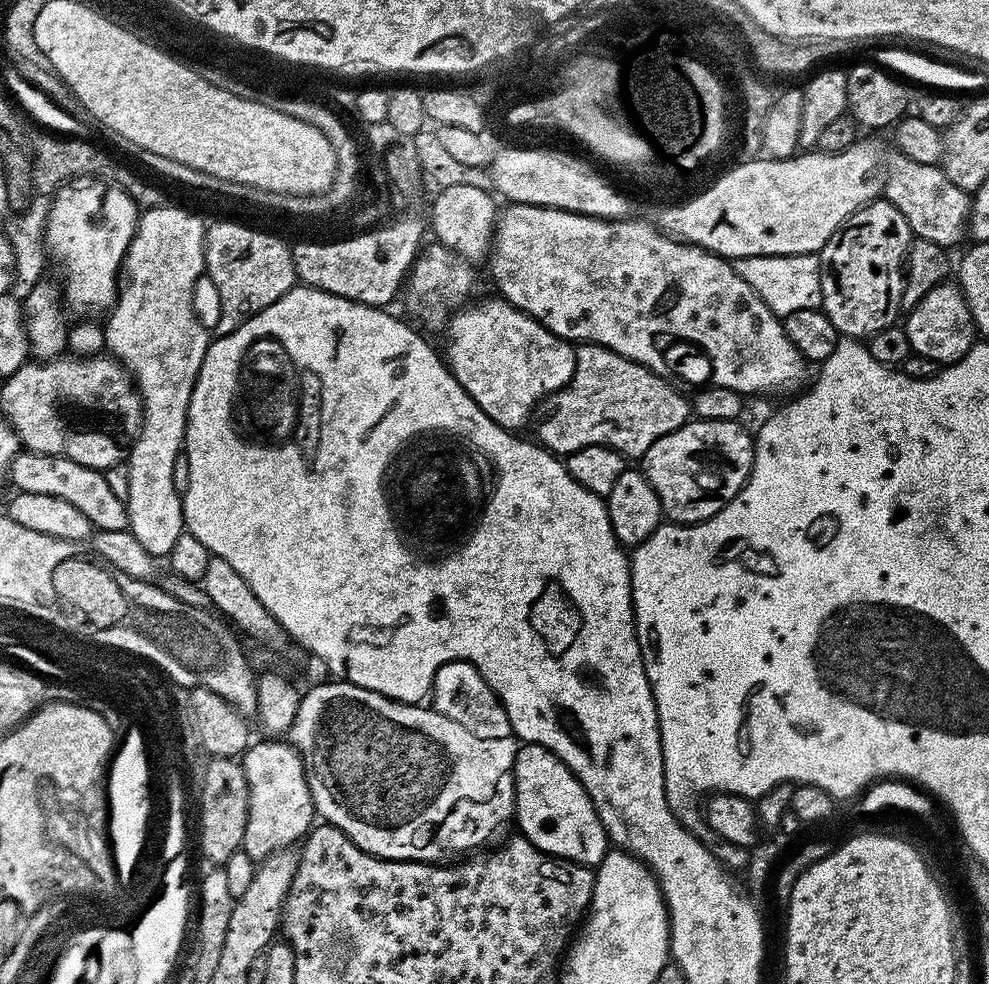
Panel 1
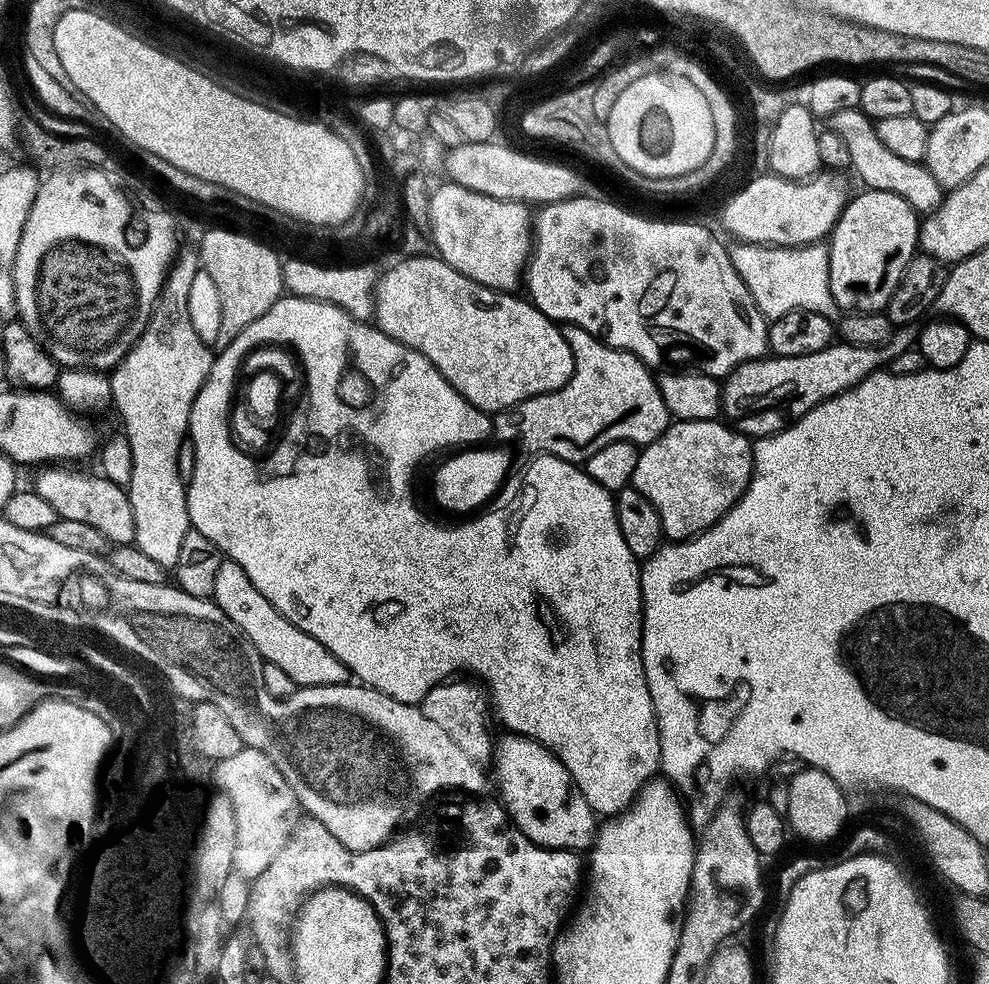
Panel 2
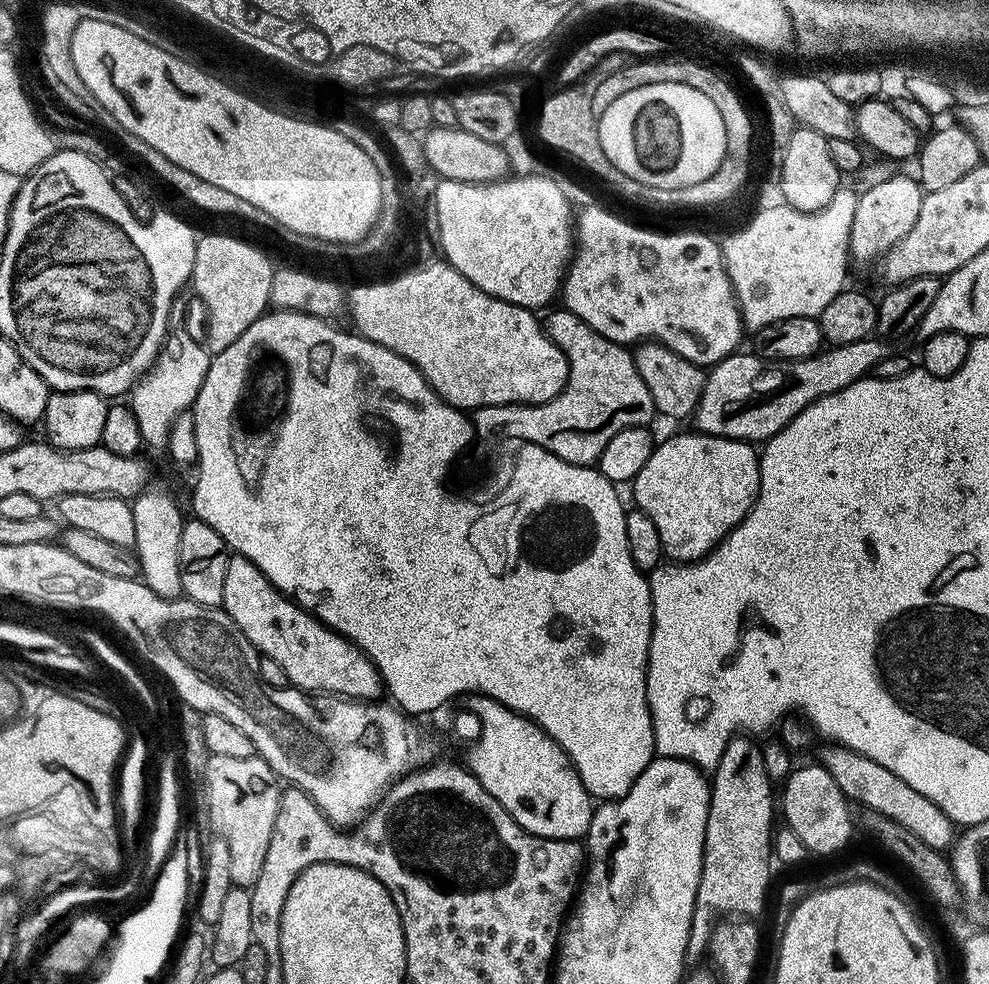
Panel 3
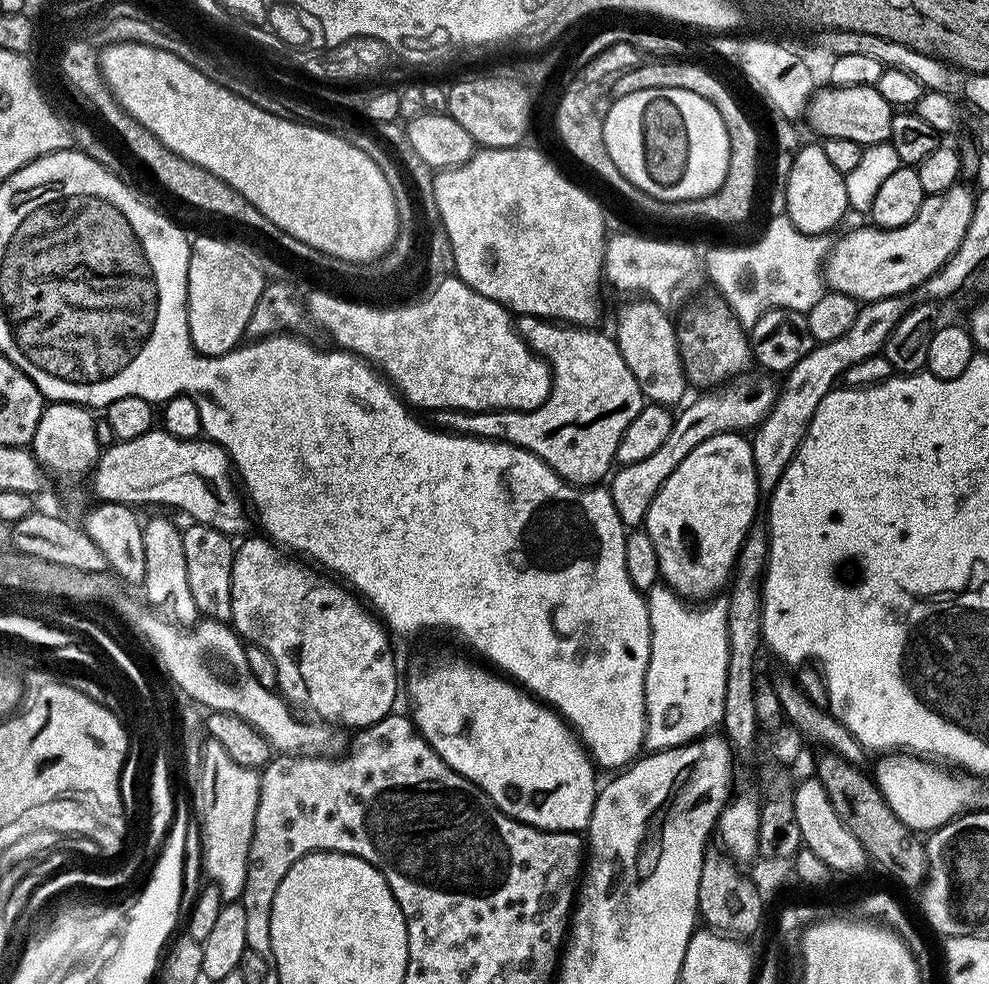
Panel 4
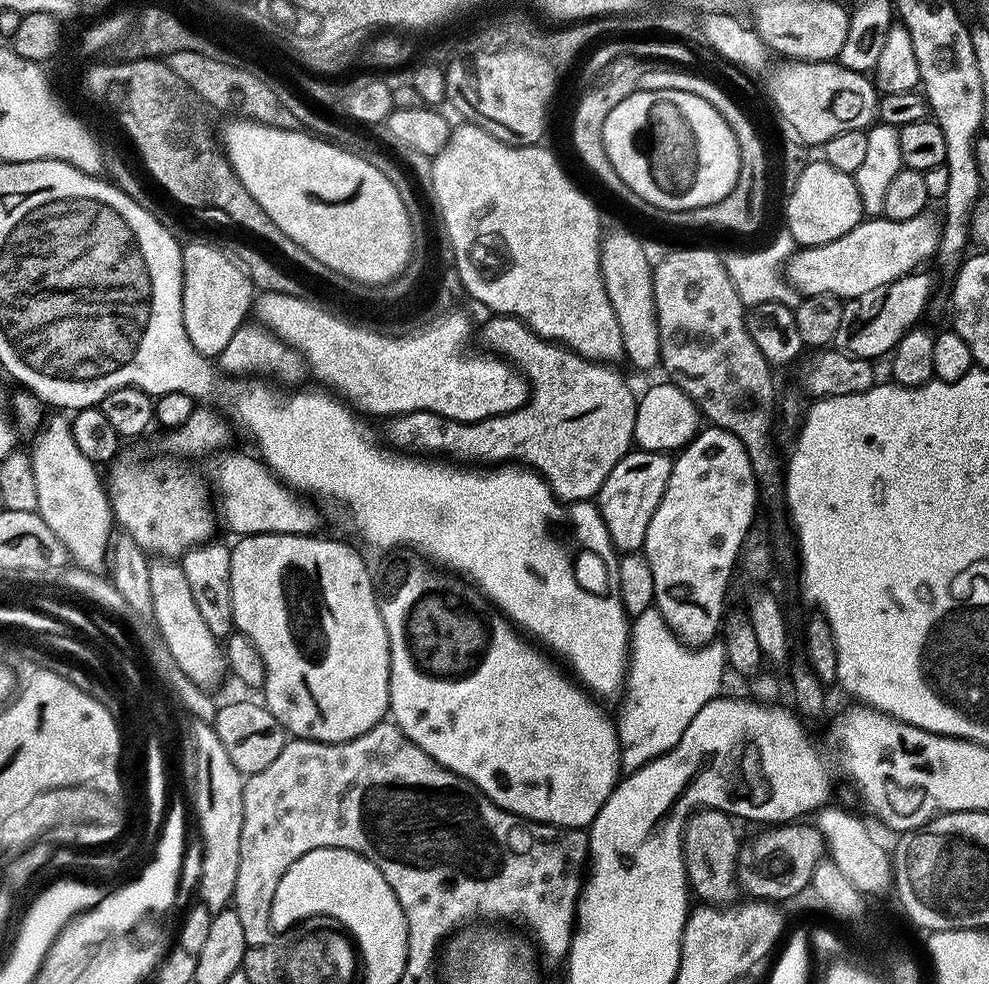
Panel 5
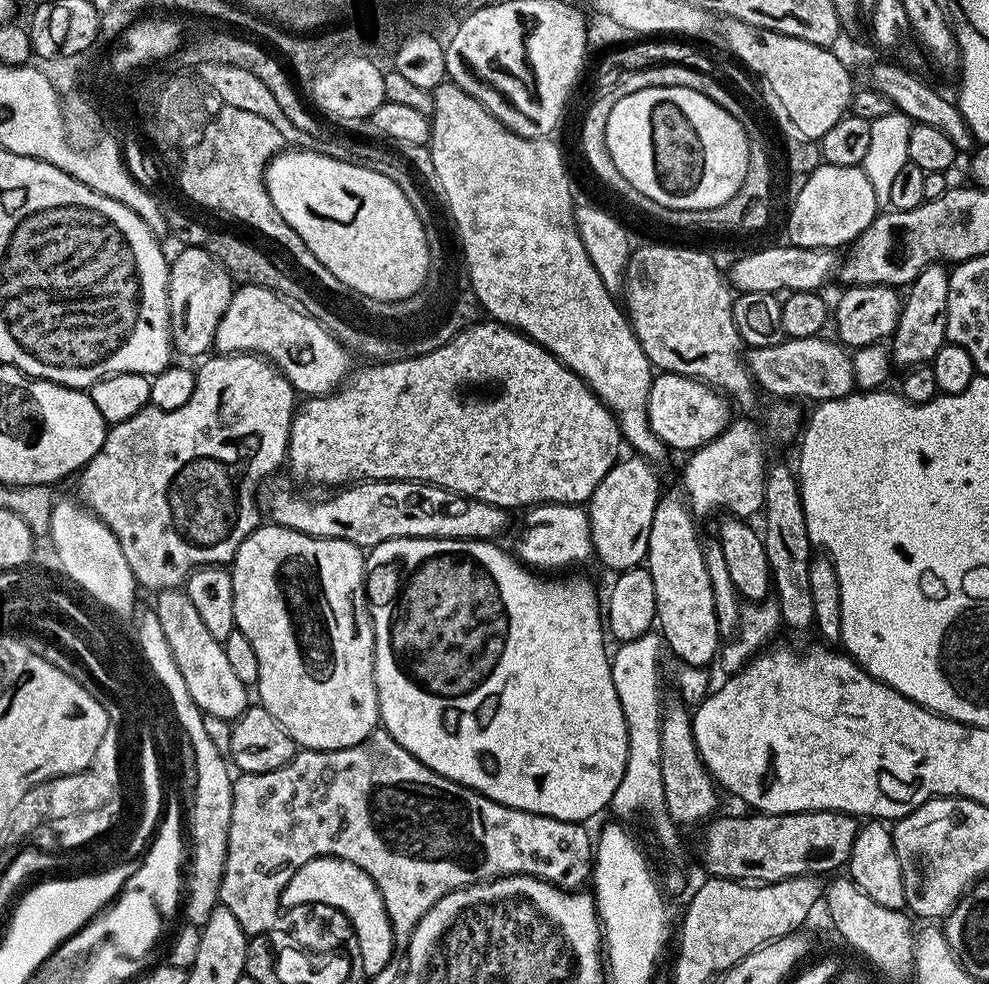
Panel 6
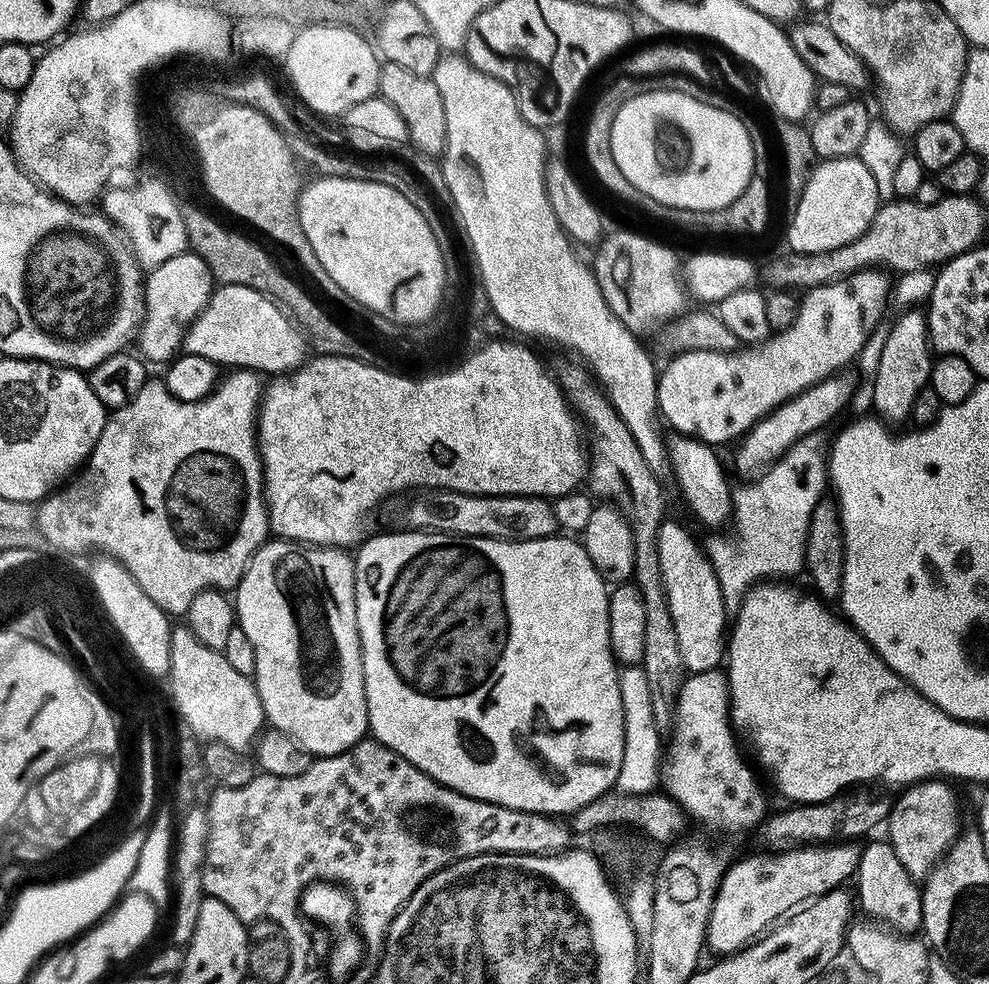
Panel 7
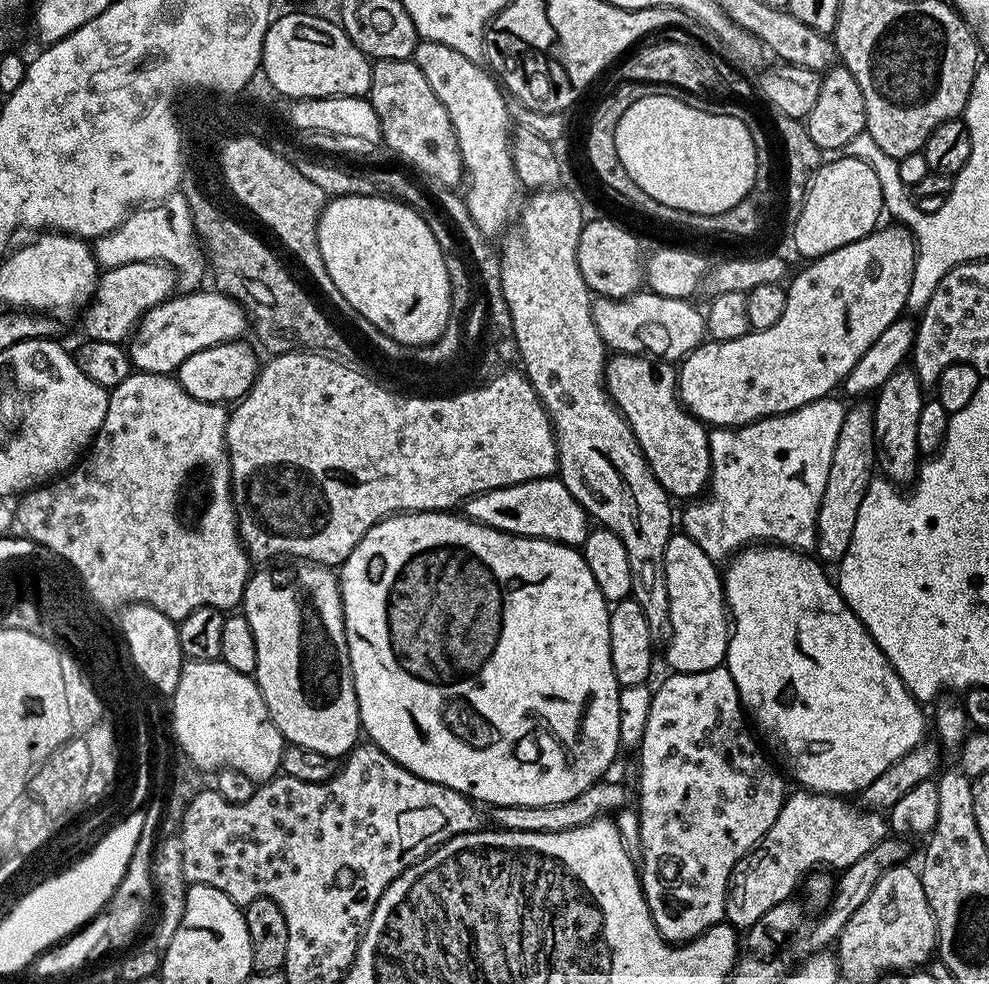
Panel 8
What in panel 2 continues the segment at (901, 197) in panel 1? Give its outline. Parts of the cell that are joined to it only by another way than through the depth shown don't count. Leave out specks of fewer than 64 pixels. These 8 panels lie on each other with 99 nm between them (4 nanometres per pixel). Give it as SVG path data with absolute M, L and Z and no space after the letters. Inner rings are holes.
M848 108L848 116L840 116L840 128L844 128L844 136L848 136L847 149L852 159L851 171L860 175L861 185L874 190L890 190L906 202L917 214L931 214L943 201L946 192L923 163L915 164L906 158L898 158L894 150L889 150L886 142L882 142L877 125L869 113Z

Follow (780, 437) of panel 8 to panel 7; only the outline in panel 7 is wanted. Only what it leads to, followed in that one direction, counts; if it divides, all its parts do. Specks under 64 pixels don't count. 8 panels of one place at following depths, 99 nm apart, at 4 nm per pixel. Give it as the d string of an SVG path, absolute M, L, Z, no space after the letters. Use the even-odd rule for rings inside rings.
M813 434L810 436L803 436L800 441L794 446L790 446L790 450L785 456L781 456L775 464L770 465L765 472L761 472L759 477L753 479L751 482L744 482L741 488L737 487L732 494L732 518L730 521L731 527L736 527L736 536L720 536L724 534L712 534L706 543L706 555L712 564L713 570L716 572L716 577L720 583L720 589L724 595L725 601L729 605L739 605L740 601L744 599L749 588L767 581L769 578L792 578L788 576L796 576L805 571L805 560L804 560L804 544L807 542L808 527L810 526L811 515L814 514L814 508L818 506L821 497L825 495L824 490L826 485L829 483L830 477L828 474L828 454L830 451L829 445L824 444L823 435Z

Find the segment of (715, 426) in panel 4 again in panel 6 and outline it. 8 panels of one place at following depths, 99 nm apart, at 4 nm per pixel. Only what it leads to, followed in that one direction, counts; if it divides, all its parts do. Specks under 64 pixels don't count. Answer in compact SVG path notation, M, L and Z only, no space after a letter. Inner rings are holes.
M639 454L629 455L621 459L598 482L594 494L586 501L586 511L588 513L588 525L592 531L592 551L595 559L601 560L608 568L613 568L613 573L619 574L631 568L641 567L648 558L648 543L650 542L650 530L654 522L654 514L660 500L660 484L656 481L656 472L651 463Z

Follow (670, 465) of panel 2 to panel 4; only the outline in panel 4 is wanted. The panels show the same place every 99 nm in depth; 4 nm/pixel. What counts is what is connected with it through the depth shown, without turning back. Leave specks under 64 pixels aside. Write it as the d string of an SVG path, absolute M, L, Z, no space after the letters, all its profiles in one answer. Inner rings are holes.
M723 432L706 438L662 482L658 494L650 502L650 510L642 525L643 531L650 534L654 550L658 550L660 580L671 588L677 596L689 602L704 602L715 597L720 587L725 587L733 575L736 557L748 532L754 525L756 503L761 503L758 478L754 466L751 443L743 435Z

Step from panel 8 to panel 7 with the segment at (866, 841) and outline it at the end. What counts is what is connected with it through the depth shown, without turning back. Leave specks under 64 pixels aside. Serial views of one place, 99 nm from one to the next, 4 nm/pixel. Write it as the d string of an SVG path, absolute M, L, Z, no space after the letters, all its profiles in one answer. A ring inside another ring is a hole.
M852 842L810 844L799 848L768 850L765 851L765 856L748 856L737 864L729 863L725 867L724 877L714 898L714 906L710 910L707 947L720 952L716 954L738 952L753 940L763 936L777 921L787 917L797 906L803 906L830 890L847 885L849 883L847 880L851 881L860 868L861 849L856 847L857 845Z

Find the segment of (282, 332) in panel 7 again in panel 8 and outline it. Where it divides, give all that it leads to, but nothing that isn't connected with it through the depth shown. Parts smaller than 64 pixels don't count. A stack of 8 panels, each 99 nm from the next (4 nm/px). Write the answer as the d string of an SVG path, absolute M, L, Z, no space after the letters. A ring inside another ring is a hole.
M188 290L183 293L185 296L173 295L140 317L126 344L128 357L139 371L172 374L190 354L243 337L250 324L245 309L219 290L204 291Z

